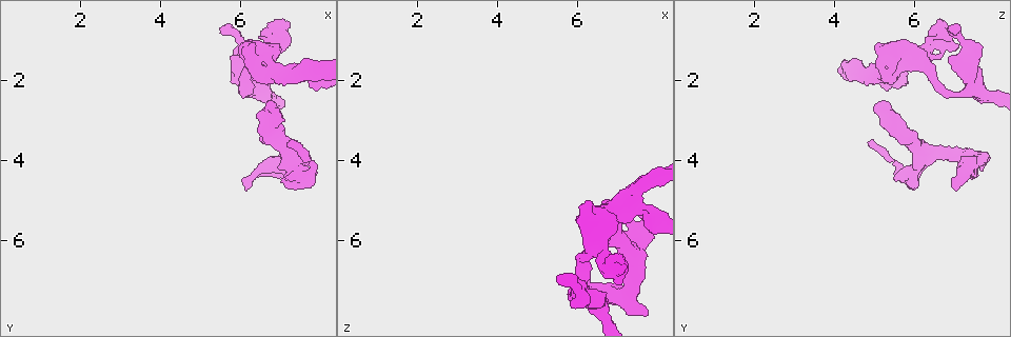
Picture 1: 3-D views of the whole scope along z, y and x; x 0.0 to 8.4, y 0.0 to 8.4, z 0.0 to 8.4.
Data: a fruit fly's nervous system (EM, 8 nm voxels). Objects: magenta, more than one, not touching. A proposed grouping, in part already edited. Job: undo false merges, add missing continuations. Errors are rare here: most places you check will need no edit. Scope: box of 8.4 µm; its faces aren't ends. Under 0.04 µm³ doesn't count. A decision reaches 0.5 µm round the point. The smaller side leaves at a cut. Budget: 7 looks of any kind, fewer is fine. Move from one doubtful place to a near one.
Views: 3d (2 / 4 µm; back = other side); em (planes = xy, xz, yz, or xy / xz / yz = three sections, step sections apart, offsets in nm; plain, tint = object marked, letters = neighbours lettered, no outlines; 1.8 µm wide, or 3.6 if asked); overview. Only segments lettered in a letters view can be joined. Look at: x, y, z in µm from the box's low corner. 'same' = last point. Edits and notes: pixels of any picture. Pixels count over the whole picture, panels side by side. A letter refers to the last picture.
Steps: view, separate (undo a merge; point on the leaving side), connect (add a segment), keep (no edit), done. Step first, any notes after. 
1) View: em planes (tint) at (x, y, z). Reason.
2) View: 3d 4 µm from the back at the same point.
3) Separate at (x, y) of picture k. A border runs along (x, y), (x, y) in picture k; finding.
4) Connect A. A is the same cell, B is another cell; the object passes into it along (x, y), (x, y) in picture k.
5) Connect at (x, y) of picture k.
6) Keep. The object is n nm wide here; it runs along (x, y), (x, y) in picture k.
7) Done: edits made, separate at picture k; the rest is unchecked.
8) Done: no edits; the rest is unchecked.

View: em planes (plain) at (7.25, 1.80, 5.00). A fork.

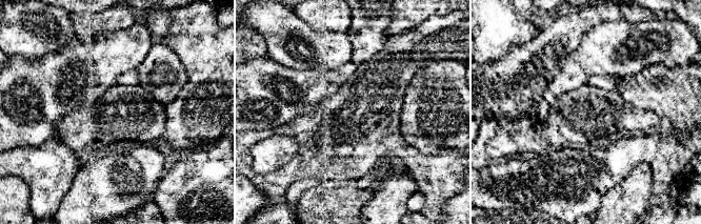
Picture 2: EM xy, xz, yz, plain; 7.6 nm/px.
View: em planes (letters) at the same point. See the neighbours.

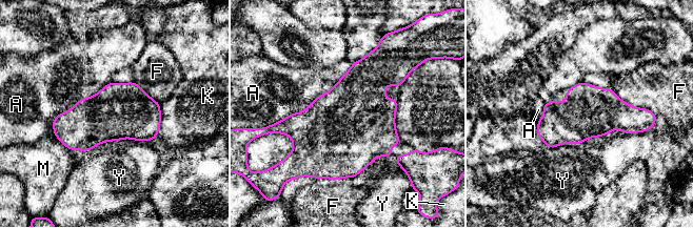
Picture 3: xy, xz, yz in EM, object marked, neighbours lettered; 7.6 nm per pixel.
Keep. The object is 400 nm wide here; A, F, K, M and Y are other cells; a border runs along (352, 63), (304, 109), (276, 123) in picture 3; all the same neuron.

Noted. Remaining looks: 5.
View: 3d 2 µm at (7.30, 3.80, 6.20). Calibre changes.

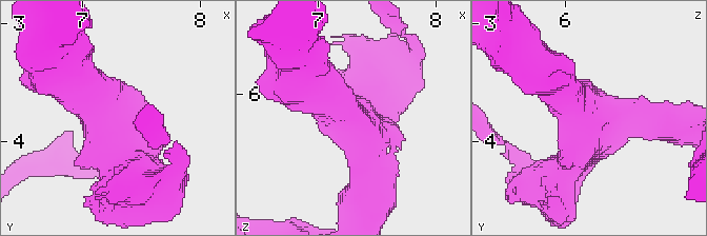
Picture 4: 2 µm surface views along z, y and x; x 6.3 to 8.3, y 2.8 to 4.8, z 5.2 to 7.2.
View: em planes (tint) at (7.28, 3.82, 6.22). 3 arms meet here; the arms are 340, 340, 360 nm wide; shape alone is not enough.

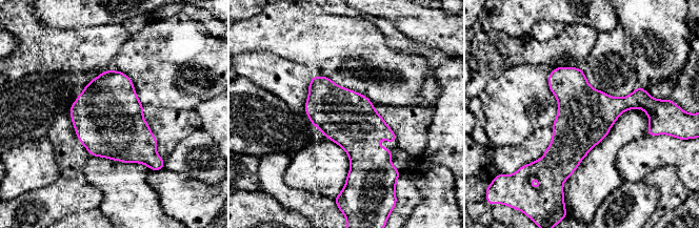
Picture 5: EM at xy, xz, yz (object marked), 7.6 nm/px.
View: em planes (letters) at the same point. What lies round it.

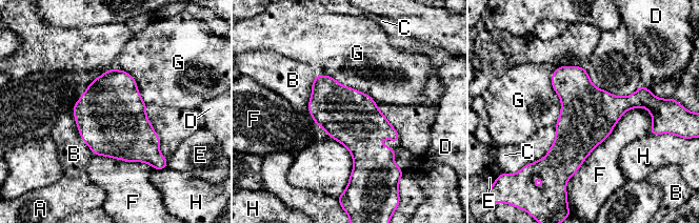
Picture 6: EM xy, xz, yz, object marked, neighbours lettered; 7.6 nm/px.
Keep. The object is 420 nm wide here; A, B, C, D, E, F, G and H are other cells; a border runs along (567, 65), (552, 75), (555, 123) in picture 6; one neuron here.

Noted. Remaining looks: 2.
View: em 3.6 µm planes (letters) at (6.15, 4.75, 7.05). Branch stops here.

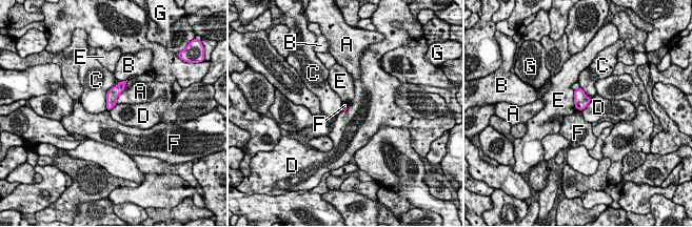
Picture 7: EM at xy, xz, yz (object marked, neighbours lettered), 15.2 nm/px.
Keep. A, B, C, D, E, F and G are other cells; none of them fits.

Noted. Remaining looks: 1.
Done: no edits; the rest is unchecked.

